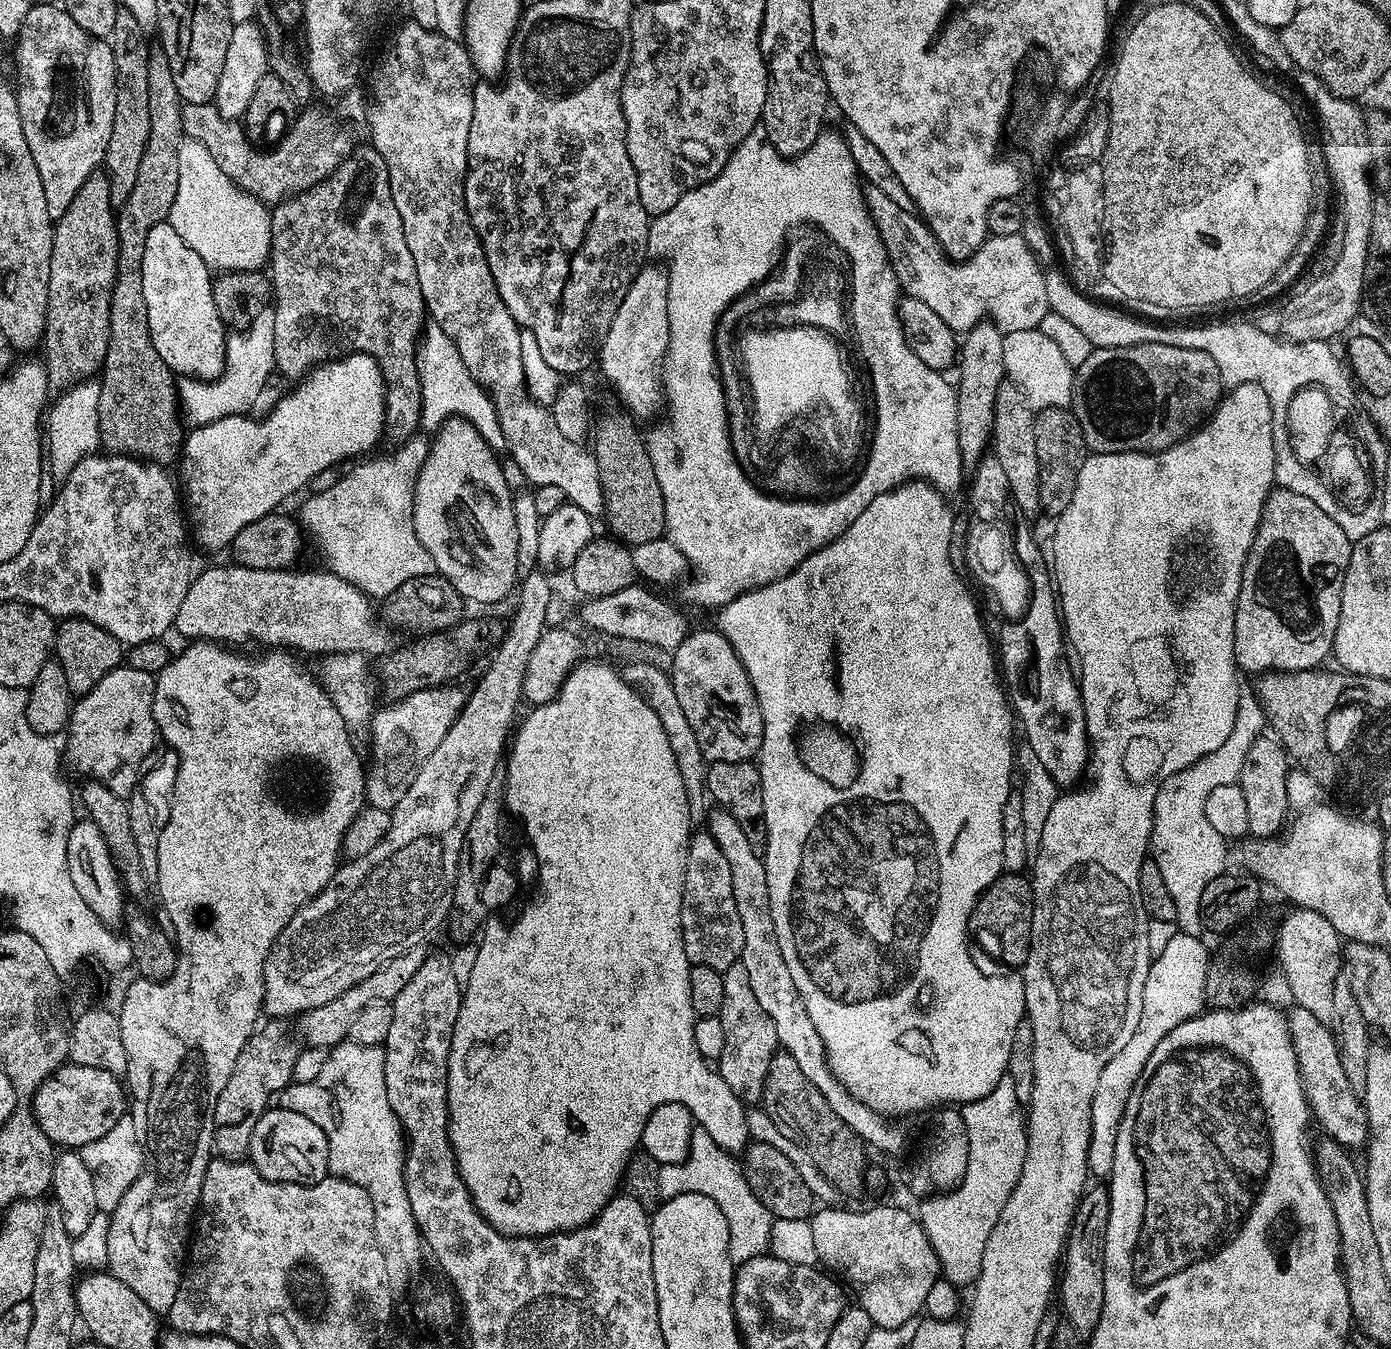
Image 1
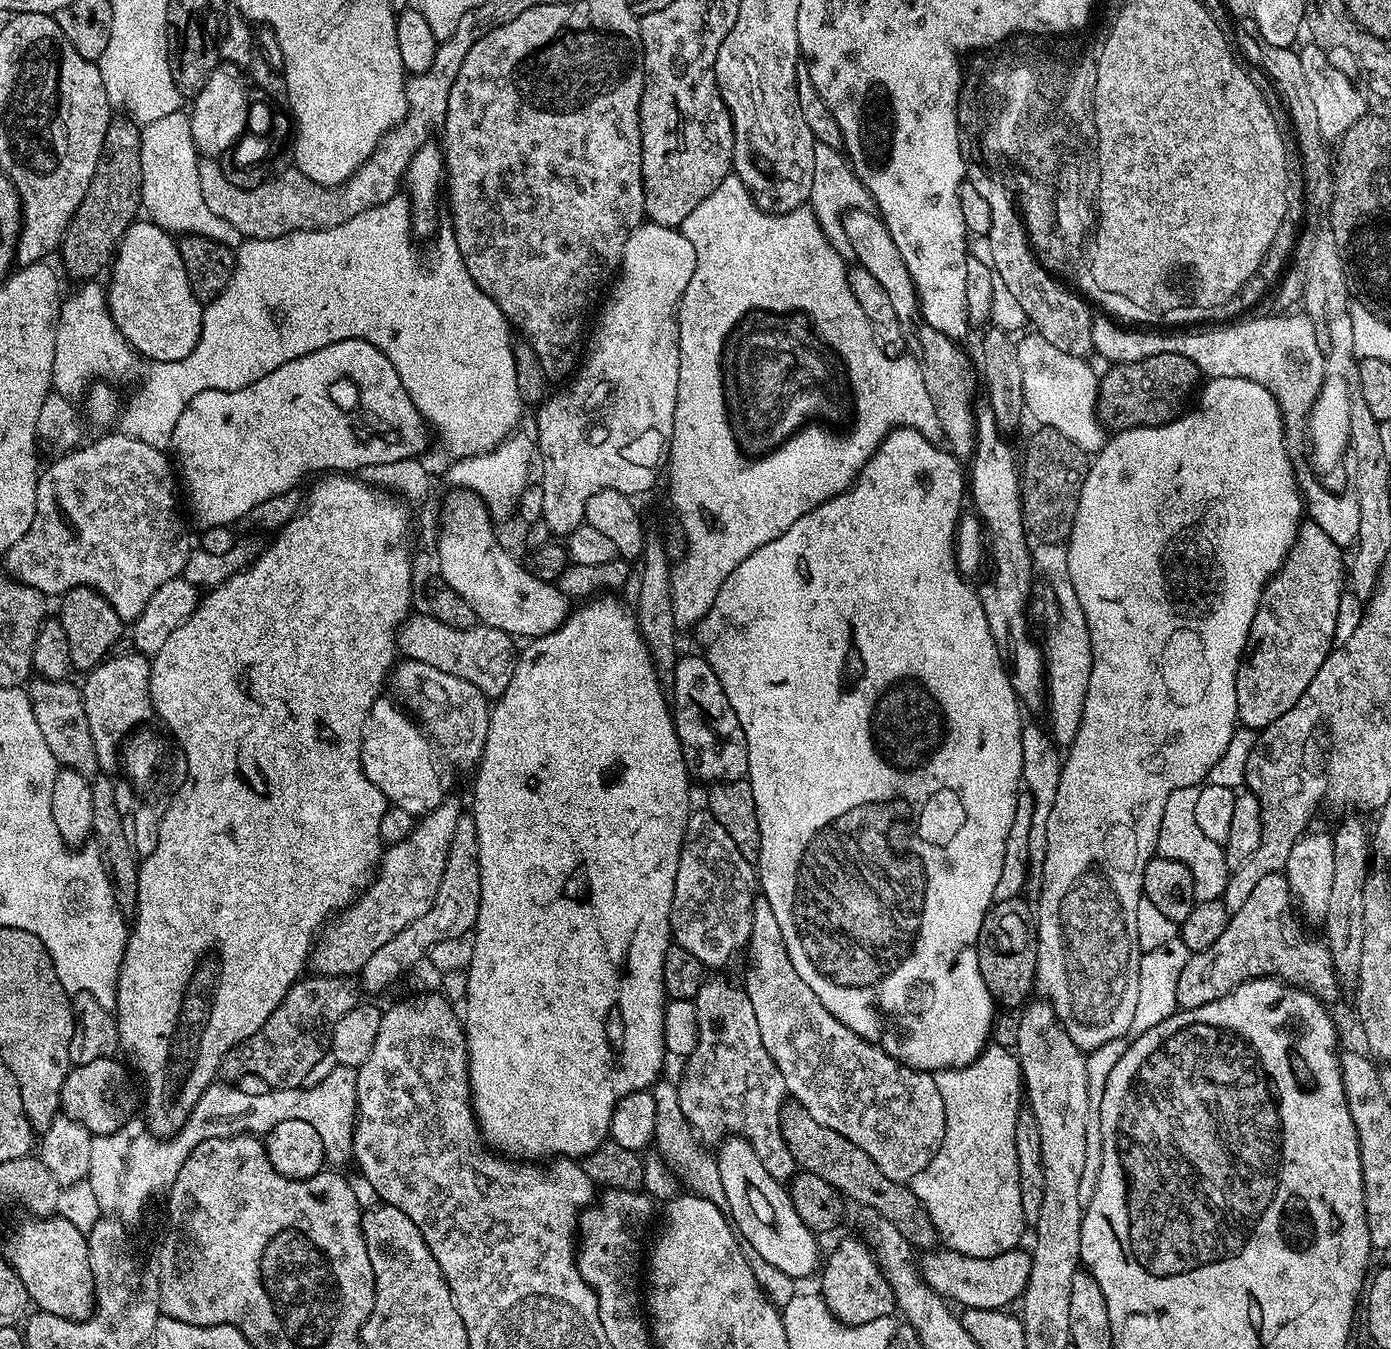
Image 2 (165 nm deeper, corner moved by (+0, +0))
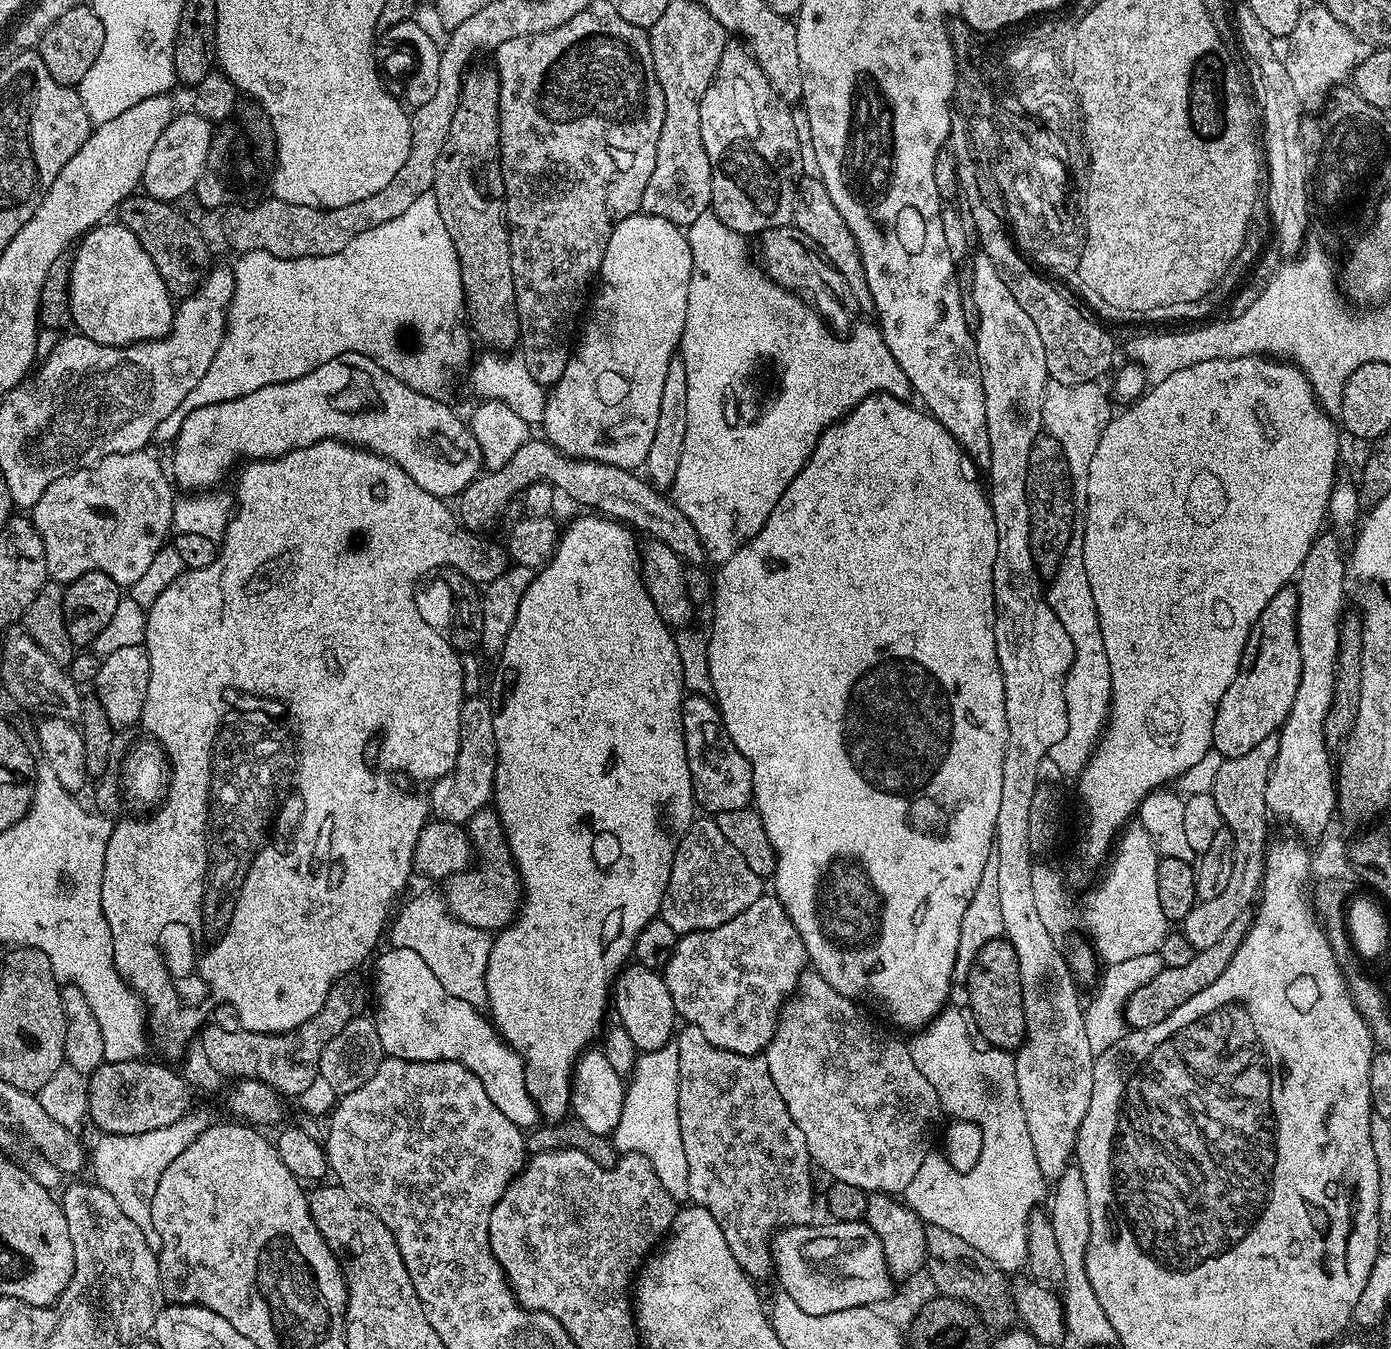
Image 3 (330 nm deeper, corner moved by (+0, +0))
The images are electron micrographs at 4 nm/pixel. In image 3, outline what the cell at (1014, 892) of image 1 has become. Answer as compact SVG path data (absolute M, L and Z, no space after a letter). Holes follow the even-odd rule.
M1006 938L986 942L978 950L966 977L971 1023L978 1026L980 1040L993 1049L1015 1053L1024 1042L1026 1014L1022 1006L1022 982L1018 974L1018 954Z

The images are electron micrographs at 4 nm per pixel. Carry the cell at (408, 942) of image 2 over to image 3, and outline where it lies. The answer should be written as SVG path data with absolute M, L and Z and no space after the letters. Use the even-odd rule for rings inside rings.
M491 807L483 808L468 819L468 843L474 849L474 863L464 872L449 876L442 888L448 910L462 922L484 932L508 927L522 908L520 872L512 857L500 815Z

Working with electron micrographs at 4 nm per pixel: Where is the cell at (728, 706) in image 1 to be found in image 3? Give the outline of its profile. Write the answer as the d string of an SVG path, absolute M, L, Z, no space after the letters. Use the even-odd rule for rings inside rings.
M685 695L682 706L682 722L680 723L684 731L684 741L686 742L686 758L690 766L690 778L692 779L692 798L697 809L705 808L705 813L715 814L726 810L742 810L753 803L752 799L752 767L750 762L734 746L730 734L724 725L724 716L716 707L715 699L708 696Z

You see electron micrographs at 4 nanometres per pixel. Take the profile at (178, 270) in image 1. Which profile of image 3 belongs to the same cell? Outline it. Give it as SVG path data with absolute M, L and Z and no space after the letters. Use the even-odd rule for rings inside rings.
M105 222L85 232L75 245L76 257L71 257L72 276L68 279L70 320L75 331L99 344L137 344L143 340L162 340L172 328L174 297L168 293L158 266L150 262L150 254L142 250L142 242L119 222Z

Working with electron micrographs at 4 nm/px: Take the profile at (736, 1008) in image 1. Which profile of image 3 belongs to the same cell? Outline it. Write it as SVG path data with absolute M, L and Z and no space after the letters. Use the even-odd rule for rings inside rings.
M684 1024L679 1029L674 1040L678 1050L678 1126L682 1130L682 1146L686 1149L686 1163L690 1166L690 1194L688 1200L695 1207L702 1210L710 1210L710 1215L714 1222L722 1229L722 1234L726 1238L726 1246L730 1246L730 1254L738 1261L738 1266L754 1282L761 1282L773 1275L772 1267L772 1237L781 1228L797 1228L800 1224L811 1225L812 1220L812 1172L814 1165L806 1138L802 1138L802 1130L790 1118L790 1110L786 1110L786 1102L782 1102L782 1094L778 1094L778 1086L774 1086L774 1078L770 1078L768 1064L760 1056L747 1056L746 1054L734 1054L730 1050L722 1050L718 1046L712 1046L706 1034L698 1030L698 1026Z

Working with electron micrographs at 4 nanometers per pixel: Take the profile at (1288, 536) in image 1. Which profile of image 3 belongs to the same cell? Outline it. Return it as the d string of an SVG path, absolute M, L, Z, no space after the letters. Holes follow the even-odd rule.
M1295 587L1278 590L1278 594L1266 602L1266 610L1262 610L1258 622L1254 622L1250 630L1238 674L1234 682L1230 682L1226 694L1222 694L1222 702L1218 702L1218 710L1214 714L1212 747L1226 760L1247 754L1258 746L1258 742L1277 735L1294 706L1302 678L1302 656L1298 650L1296 629L1297 610Z

